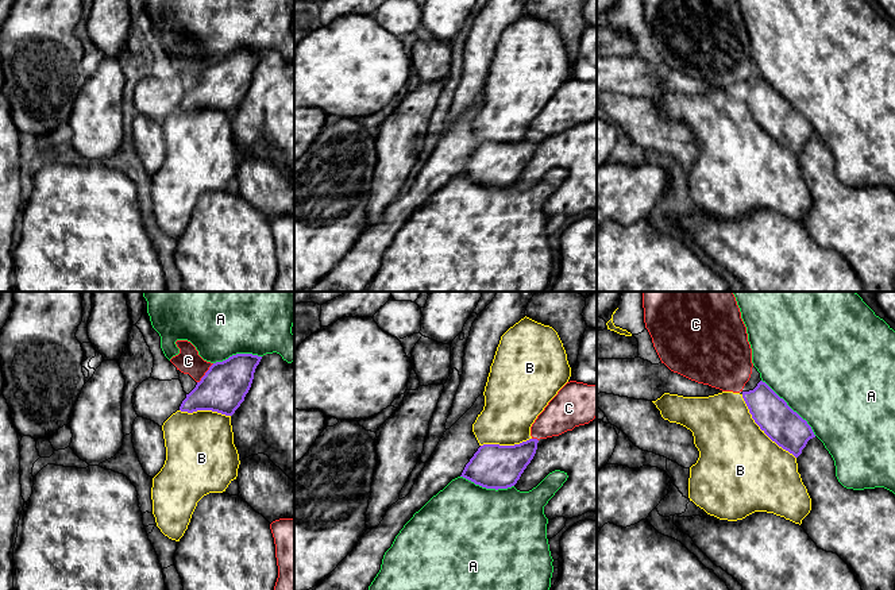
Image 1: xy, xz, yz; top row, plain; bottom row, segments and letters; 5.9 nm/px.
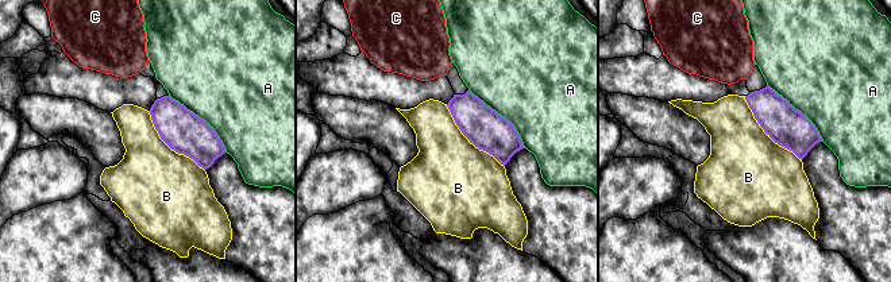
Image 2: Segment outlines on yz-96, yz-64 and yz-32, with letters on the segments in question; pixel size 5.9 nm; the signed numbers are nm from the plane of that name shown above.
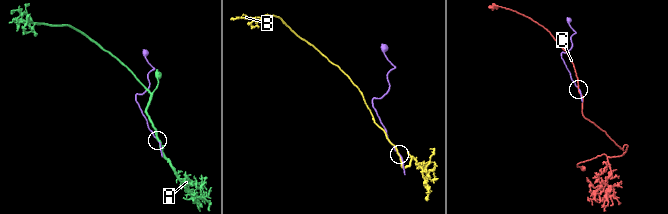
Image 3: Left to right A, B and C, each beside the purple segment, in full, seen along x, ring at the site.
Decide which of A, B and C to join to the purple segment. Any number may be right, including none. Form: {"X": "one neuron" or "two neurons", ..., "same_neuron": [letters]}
{"A": "two neurons", "B": "two neurons", "C": "two neurons", "same_neuron": []}

